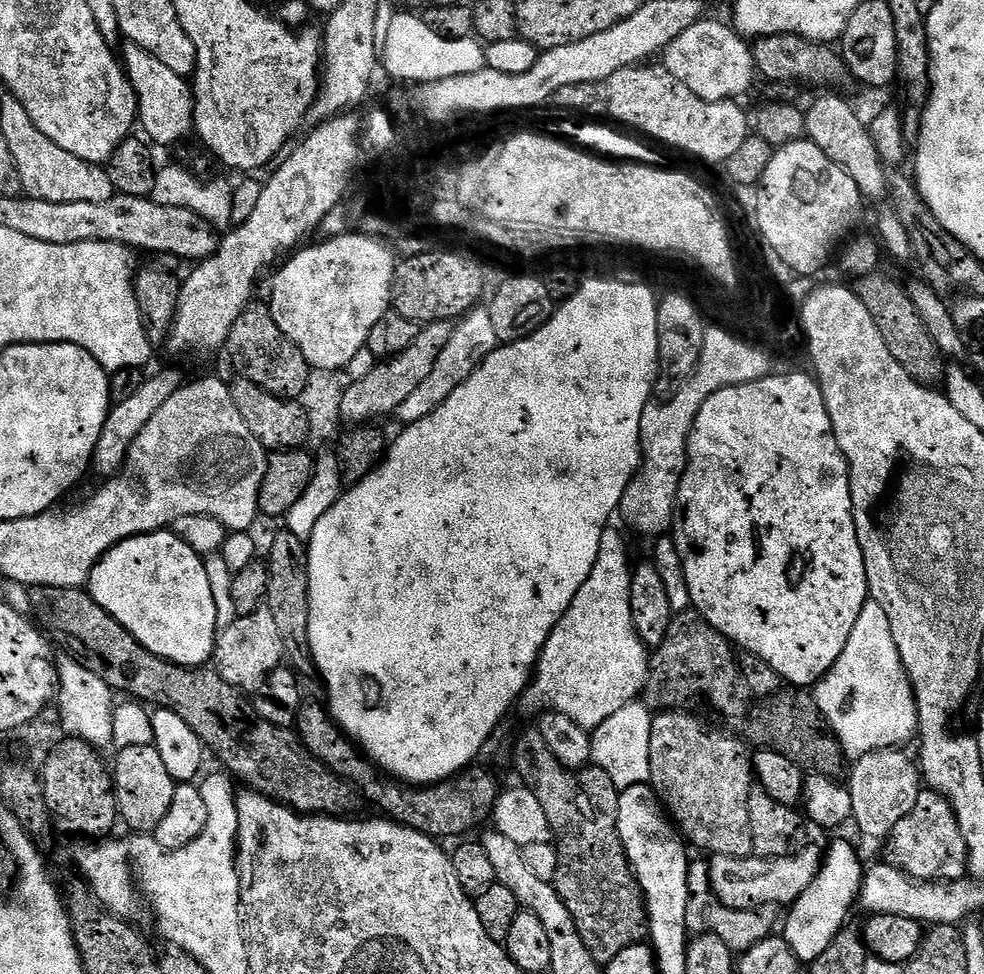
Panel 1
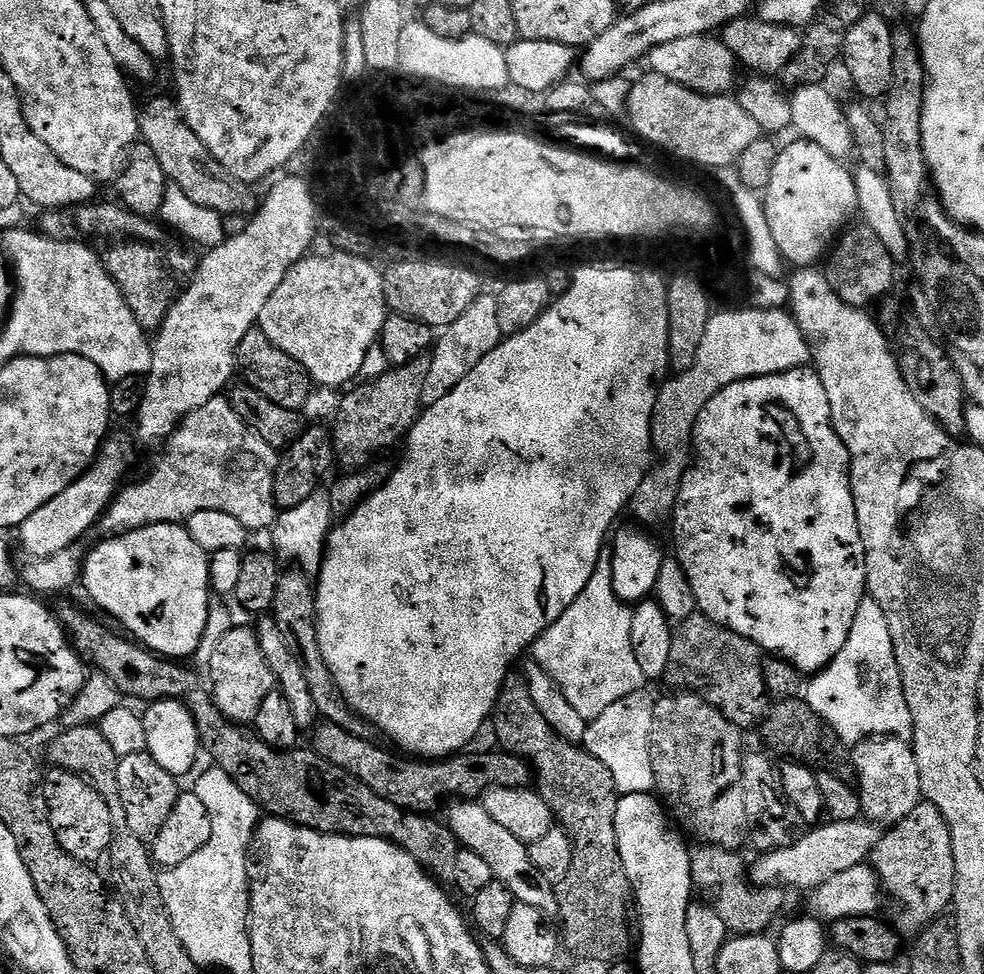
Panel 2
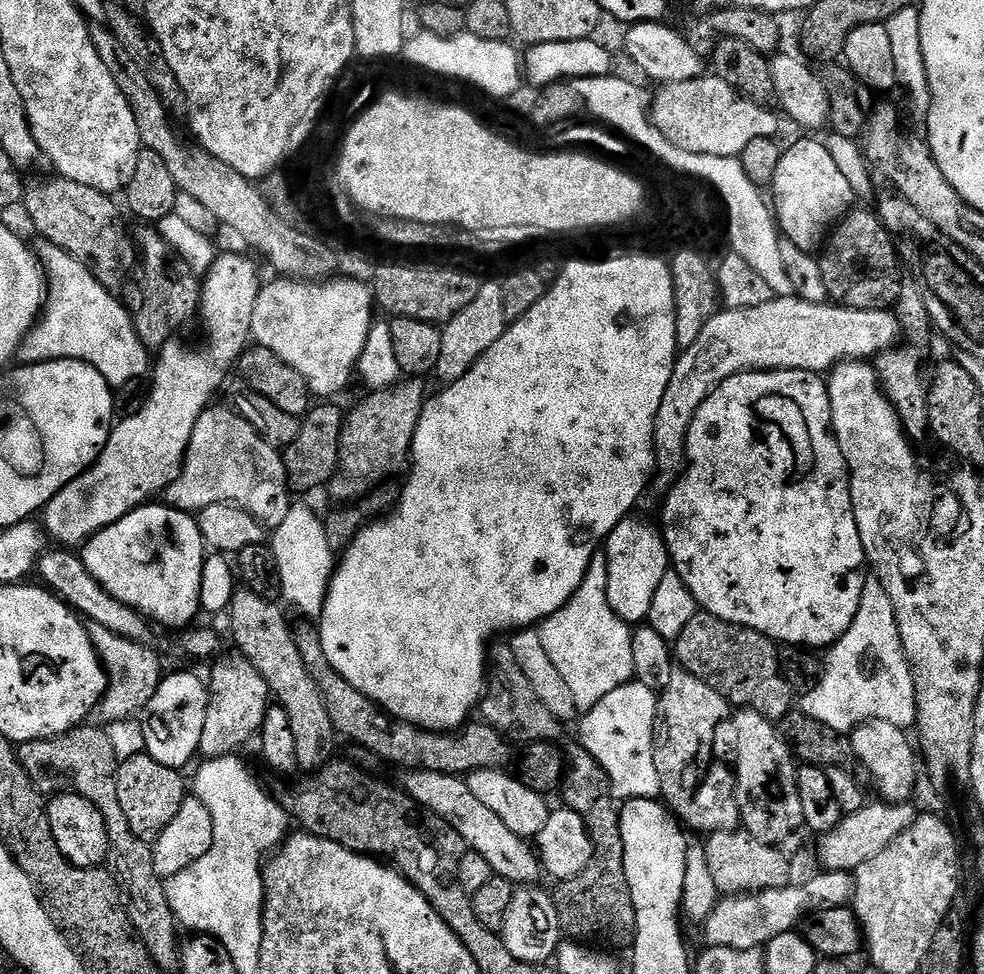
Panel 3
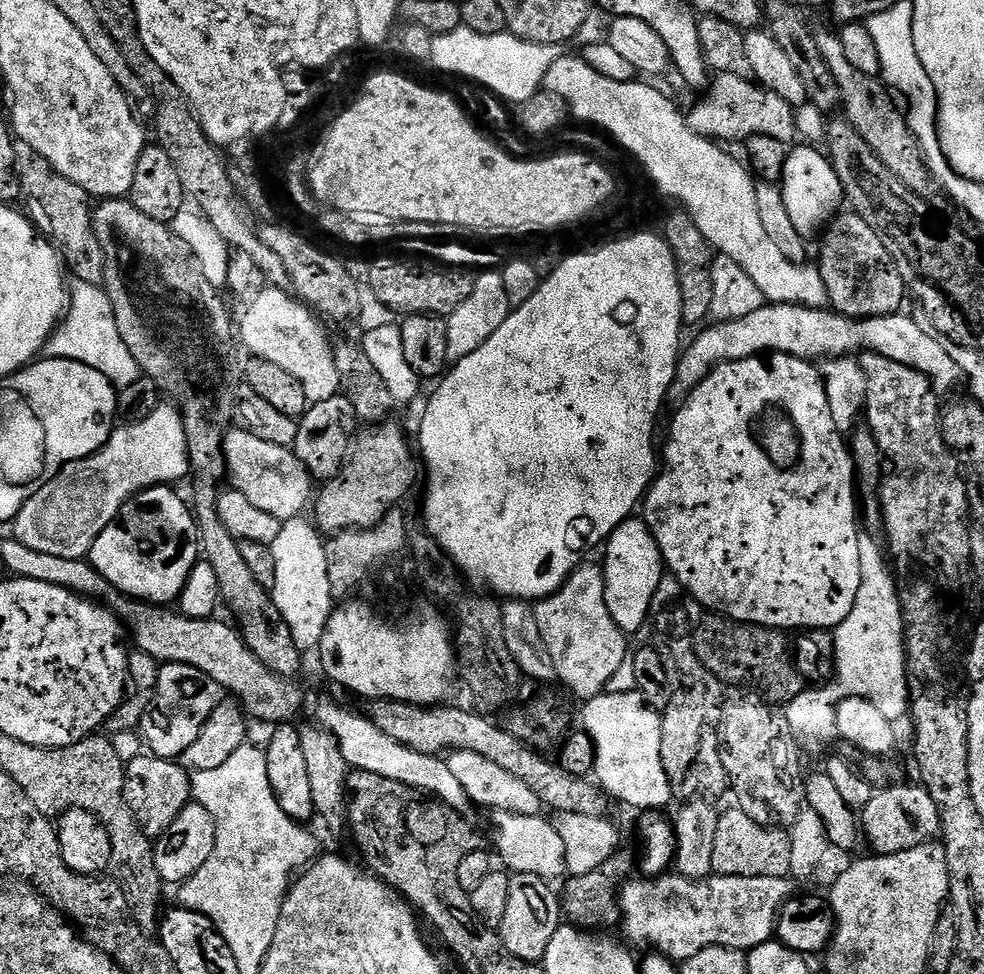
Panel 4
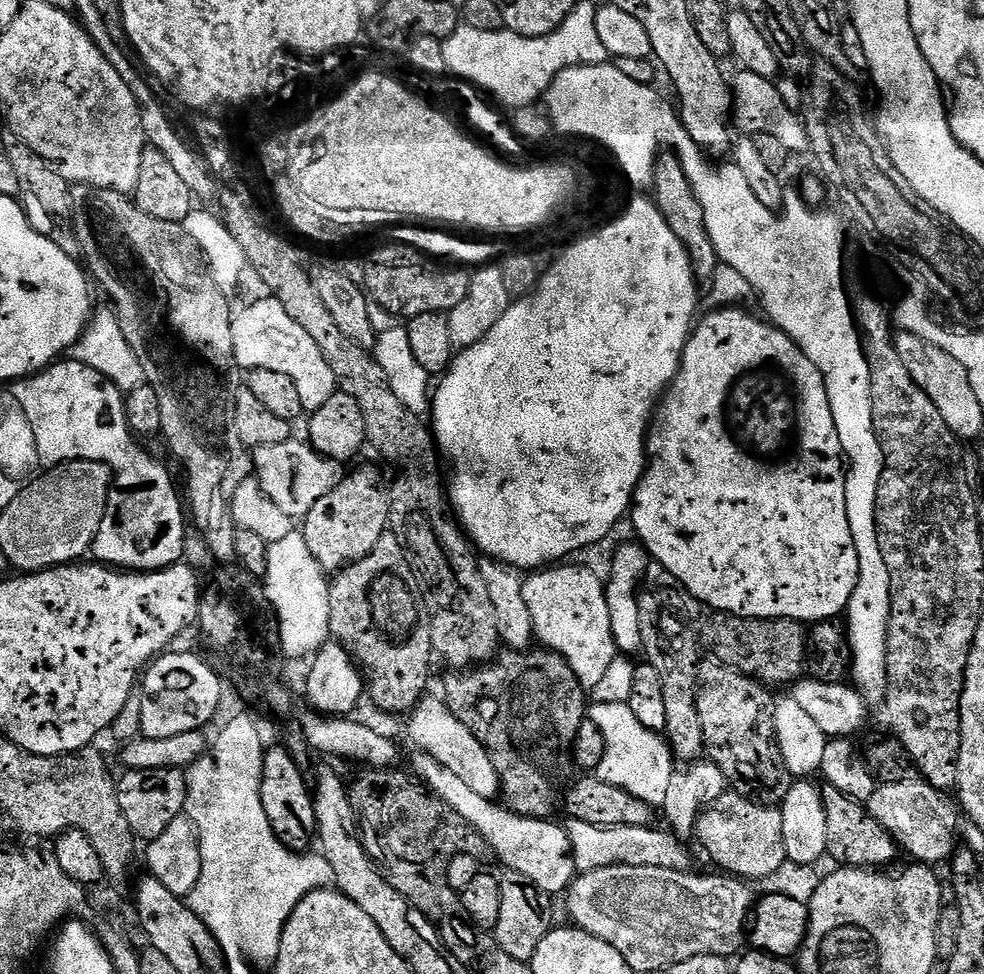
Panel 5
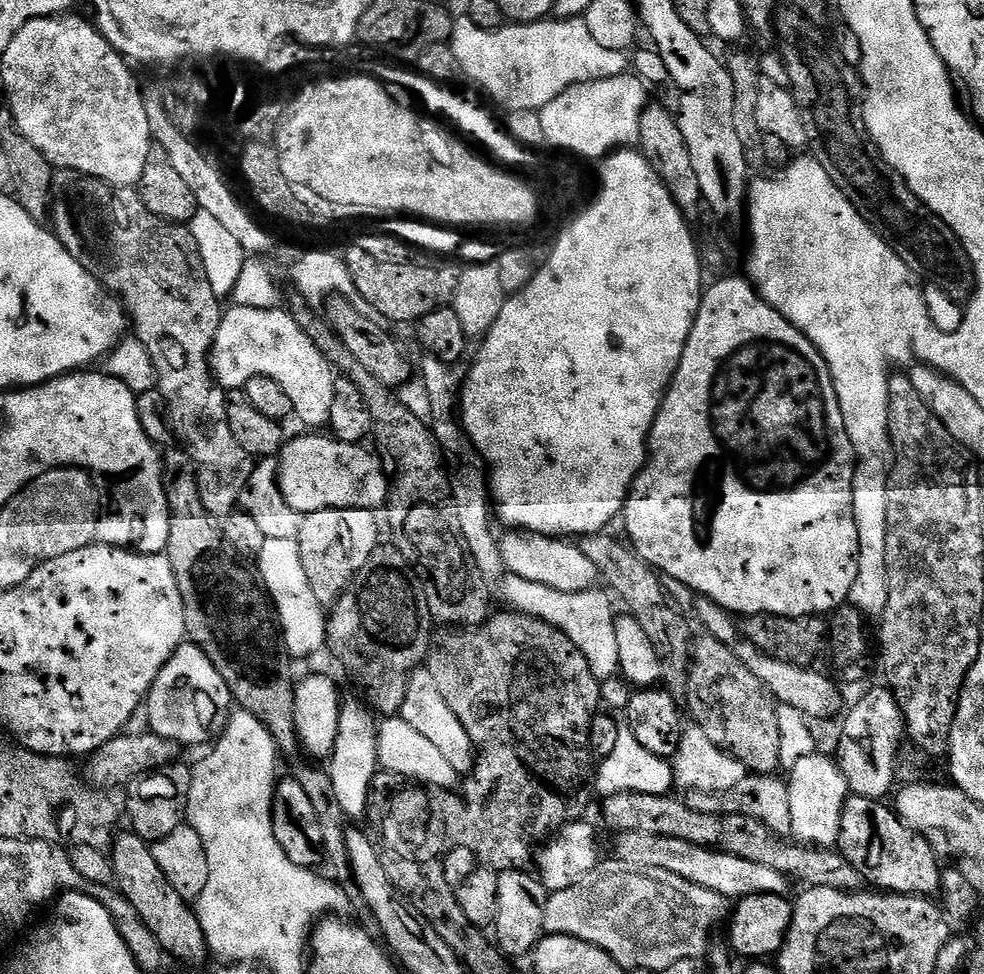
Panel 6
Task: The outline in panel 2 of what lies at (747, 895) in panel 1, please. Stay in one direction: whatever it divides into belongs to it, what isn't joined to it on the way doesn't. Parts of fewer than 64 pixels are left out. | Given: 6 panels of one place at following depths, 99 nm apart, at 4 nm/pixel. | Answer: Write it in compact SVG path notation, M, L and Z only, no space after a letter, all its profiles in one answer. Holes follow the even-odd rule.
M863 818L850 822L832 820L821 823L805 831L800 839L790 846L757 855L757 860L753 864L751 861L750 864L750 879L757 886L781 884L789 889L790 887L805 888L805 890L817 888L822 886L822 882L830 882L834 874L842 874L842 870L850 870L850 866L865 863L878 846L881 835L881 829L877 825Z

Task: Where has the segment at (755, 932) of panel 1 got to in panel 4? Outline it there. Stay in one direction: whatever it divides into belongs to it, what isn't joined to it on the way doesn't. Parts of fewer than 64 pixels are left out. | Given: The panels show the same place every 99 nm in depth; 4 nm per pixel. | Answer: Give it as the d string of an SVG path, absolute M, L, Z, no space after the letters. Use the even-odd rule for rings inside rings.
M732 806L728 813L721 815L714 830L713 873L718 876L745 876L746 878L778 878L790 873L791 838L782 828L767 828L738 806Z

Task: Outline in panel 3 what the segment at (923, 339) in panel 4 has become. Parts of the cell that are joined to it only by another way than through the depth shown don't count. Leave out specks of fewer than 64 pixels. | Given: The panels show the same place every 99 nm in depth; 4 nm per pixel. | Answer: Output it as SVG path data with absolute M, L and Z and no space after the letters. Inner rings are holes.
M776 296L760 306L748 309L732 309L717 311L702 326L702 334L698 334L698 342L694 346L683 349L676 357L676 365L670 378L670 386L666 386L666 394L662 394L662 406L658 406L656 425L654 426L654 442L656 443L656 471L654 488L660 494L667 493L676 483L682 465L686 460L688 430L698 406L726 378L737 376L743 372L774 372L778 368L802 370L817 374L827 373L845 360L863 360L884 352L896 344L902 336L899 322L891 311L885 309L852 309L841 307L833 302L815 304L806 302L799 296Z

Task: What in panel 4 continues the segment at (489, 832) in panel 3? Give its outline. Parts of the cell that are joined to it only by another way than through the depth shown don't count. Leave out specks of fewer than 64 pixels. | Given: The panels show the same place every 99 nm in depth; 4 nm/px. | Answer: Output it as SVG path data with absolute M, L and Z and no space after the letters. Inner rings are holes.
M324 700L316 708L315 723L326 731L336 740L338 746L342 750L342 758L346 758L349 769L357 772L369 772L370 774L382 774L382 778L391 778L393 782L402 782L402 786L410 786L418 791L427 794L429 797L435 798L445 808L456 814L468 814L468 811L474 808L472 799L466 794L466 790L462 790L462 785L458 783L458 778L454 778L448 766L447 759L440 756L427 756L418 750L414 750L408 746L402 746L400 742L394 742L394 738L386 738L386 734L382 734L376 726L374 726L365 715L355 716L346 708L335 704L332 700Z

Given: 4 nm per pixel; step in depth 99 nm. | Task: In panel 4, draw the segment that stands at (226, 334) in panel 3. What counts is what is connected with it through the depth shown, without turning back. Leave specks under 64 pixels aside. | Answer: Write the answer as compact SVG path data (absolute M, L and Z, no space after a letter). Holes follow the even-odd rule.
M161 402L146 419L133 424L121 423L113 427L112 437L100 447L99 452L70 462L57 476L46 481L24 503L22 510L18 510L16 519L10 525L11 535L18 542L22 542L22 546L28 546L30 550L38 550L41 554L55 554L58 558L85 559L88 551L97 547L99 540L96 539L100 535L103 537L109 531L107 528L111 526L112 519L123 510L124 503L131 496L144 491L147 493L161 486L175 485L177 483L175 480L180 480L183 476L187 477L189 472L188 443L180 410L171 403Z

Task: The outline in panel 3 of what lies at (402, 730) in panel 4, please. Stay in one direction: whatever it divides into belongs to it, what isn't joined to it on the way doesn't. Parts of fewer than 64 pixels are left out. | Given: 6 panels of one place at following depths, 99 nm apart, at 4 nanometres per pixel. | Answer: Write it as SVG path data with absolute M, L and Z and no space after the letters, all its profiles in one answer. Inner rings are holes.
M297 623L294 635L298 654L302 654L302 662L306 665L306 674L314 678L314 686L322 696L322 706L326 706L326 714L330 714L334 730L343 739L345 736L346 739L353 740L370 755L377 756L388 764L397 764L400 770L460 776L479 768L503 769L507 765L504 763L511 758L513 745L488 724L468 722L451 732L425 732L424 729L415 728L404 720L397 720L395 716L389 716L384 709L378 707L373 700L354 690L350 682L337 674L322 650L320 633L315 627L307 628L306 625Z

